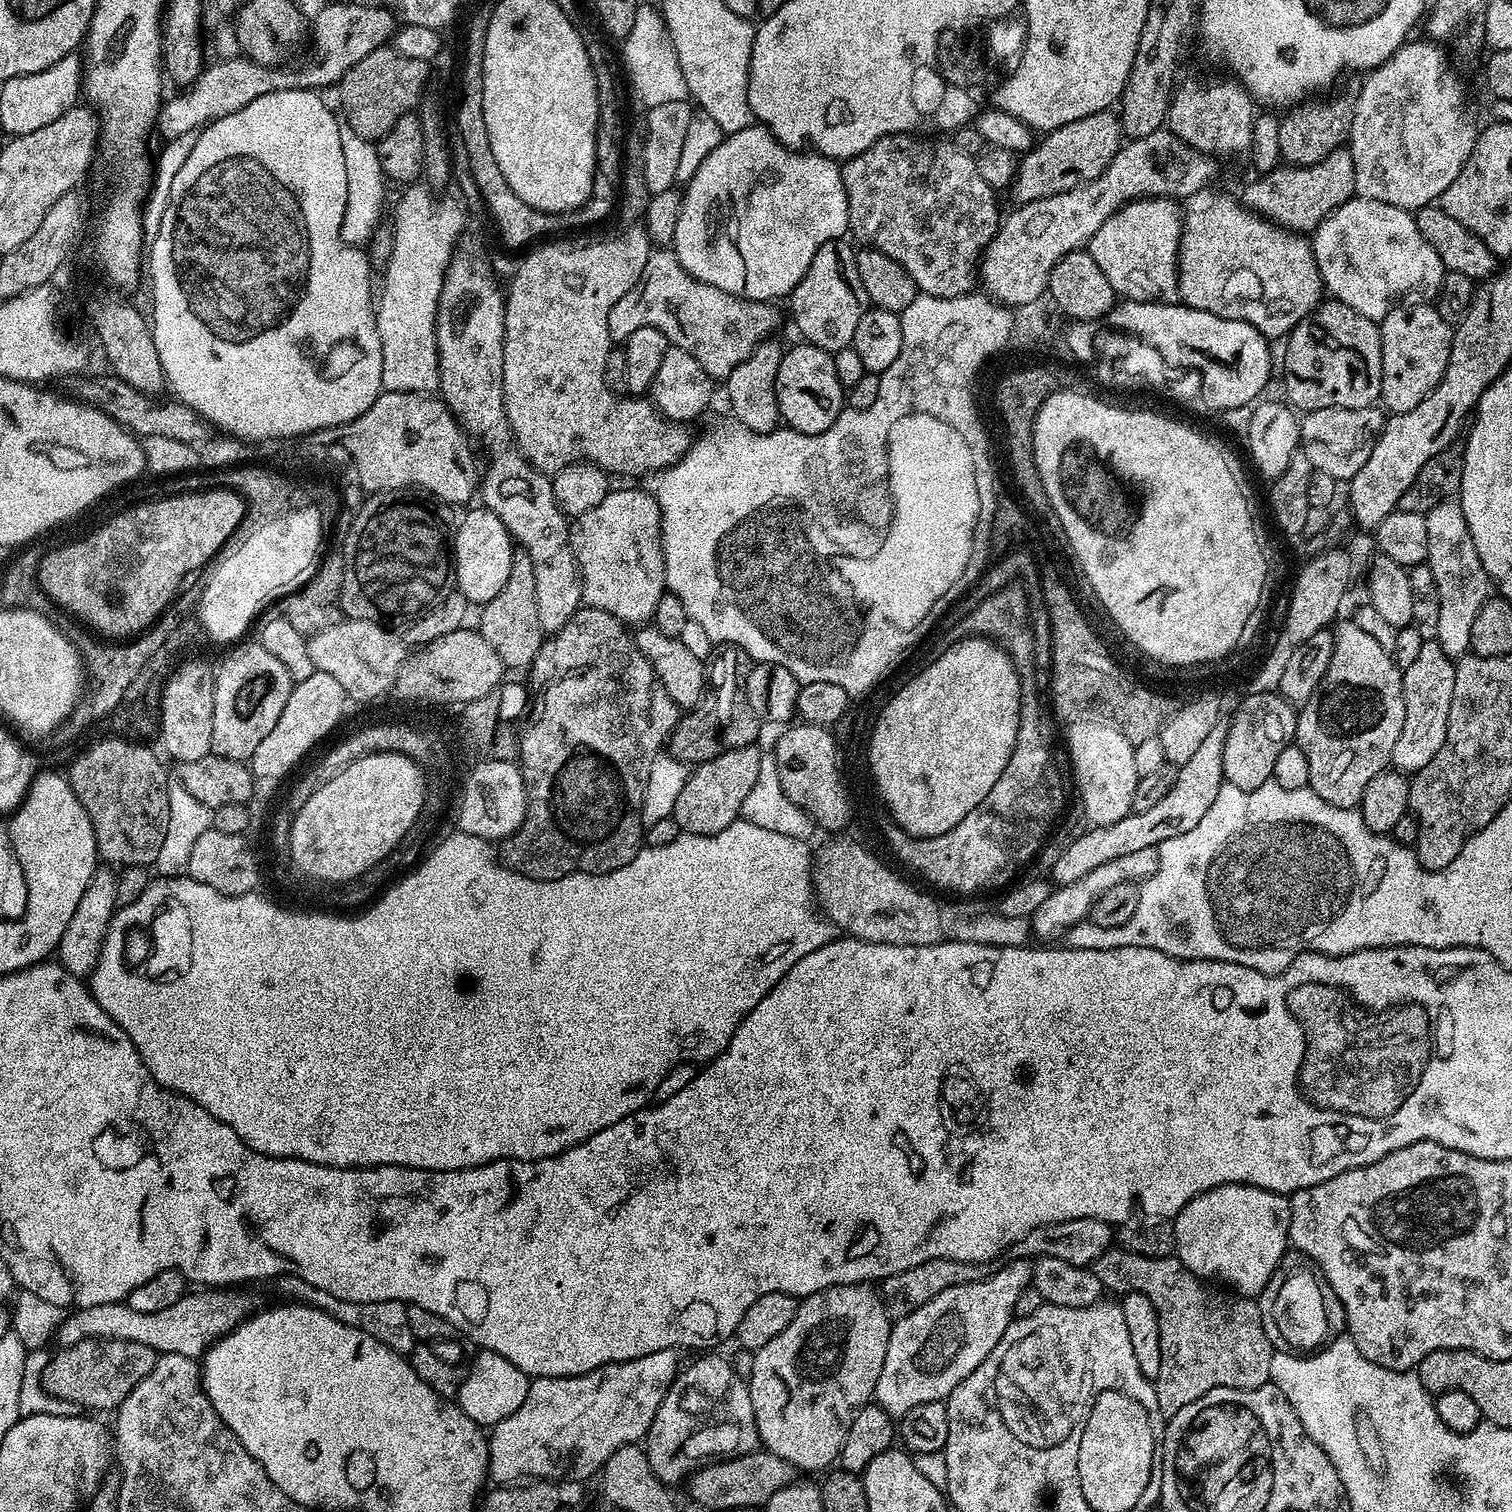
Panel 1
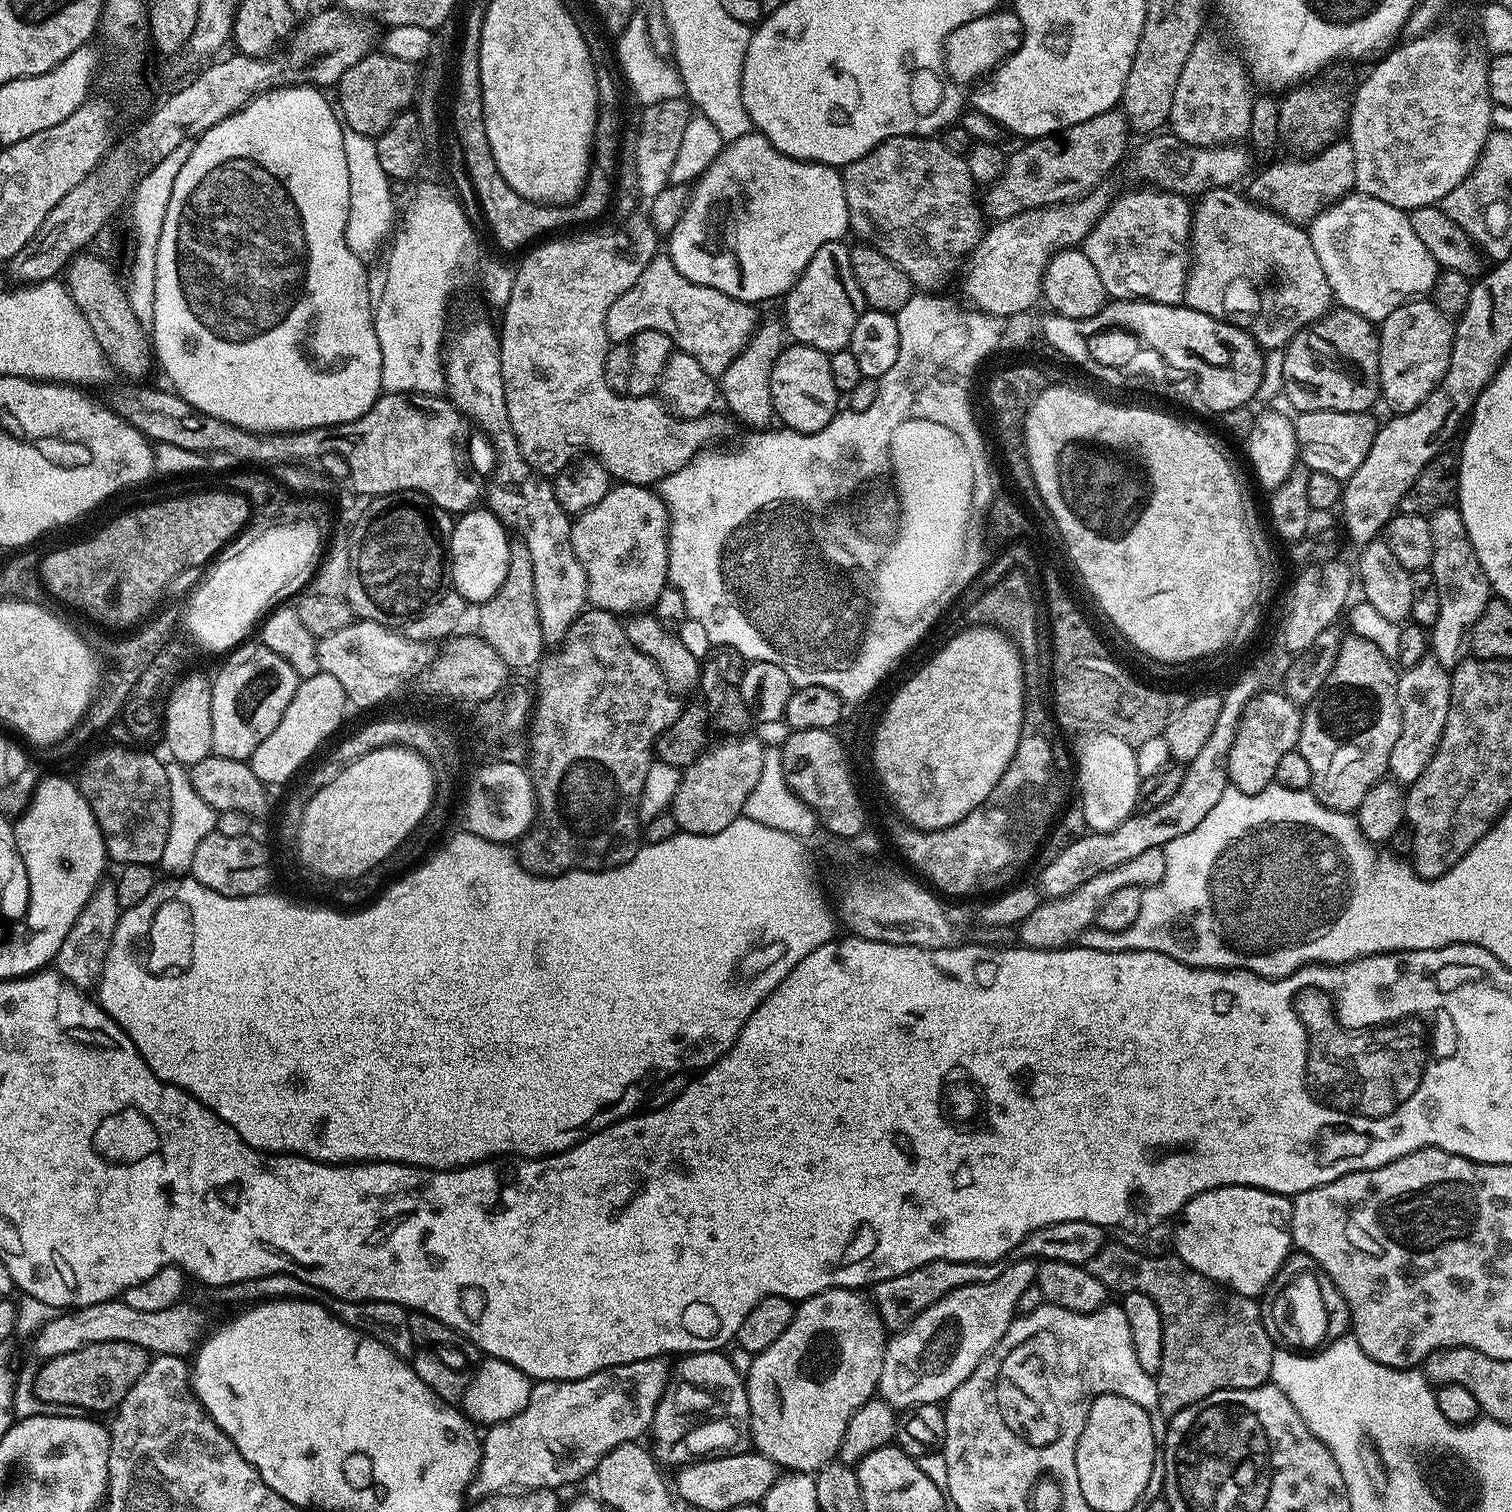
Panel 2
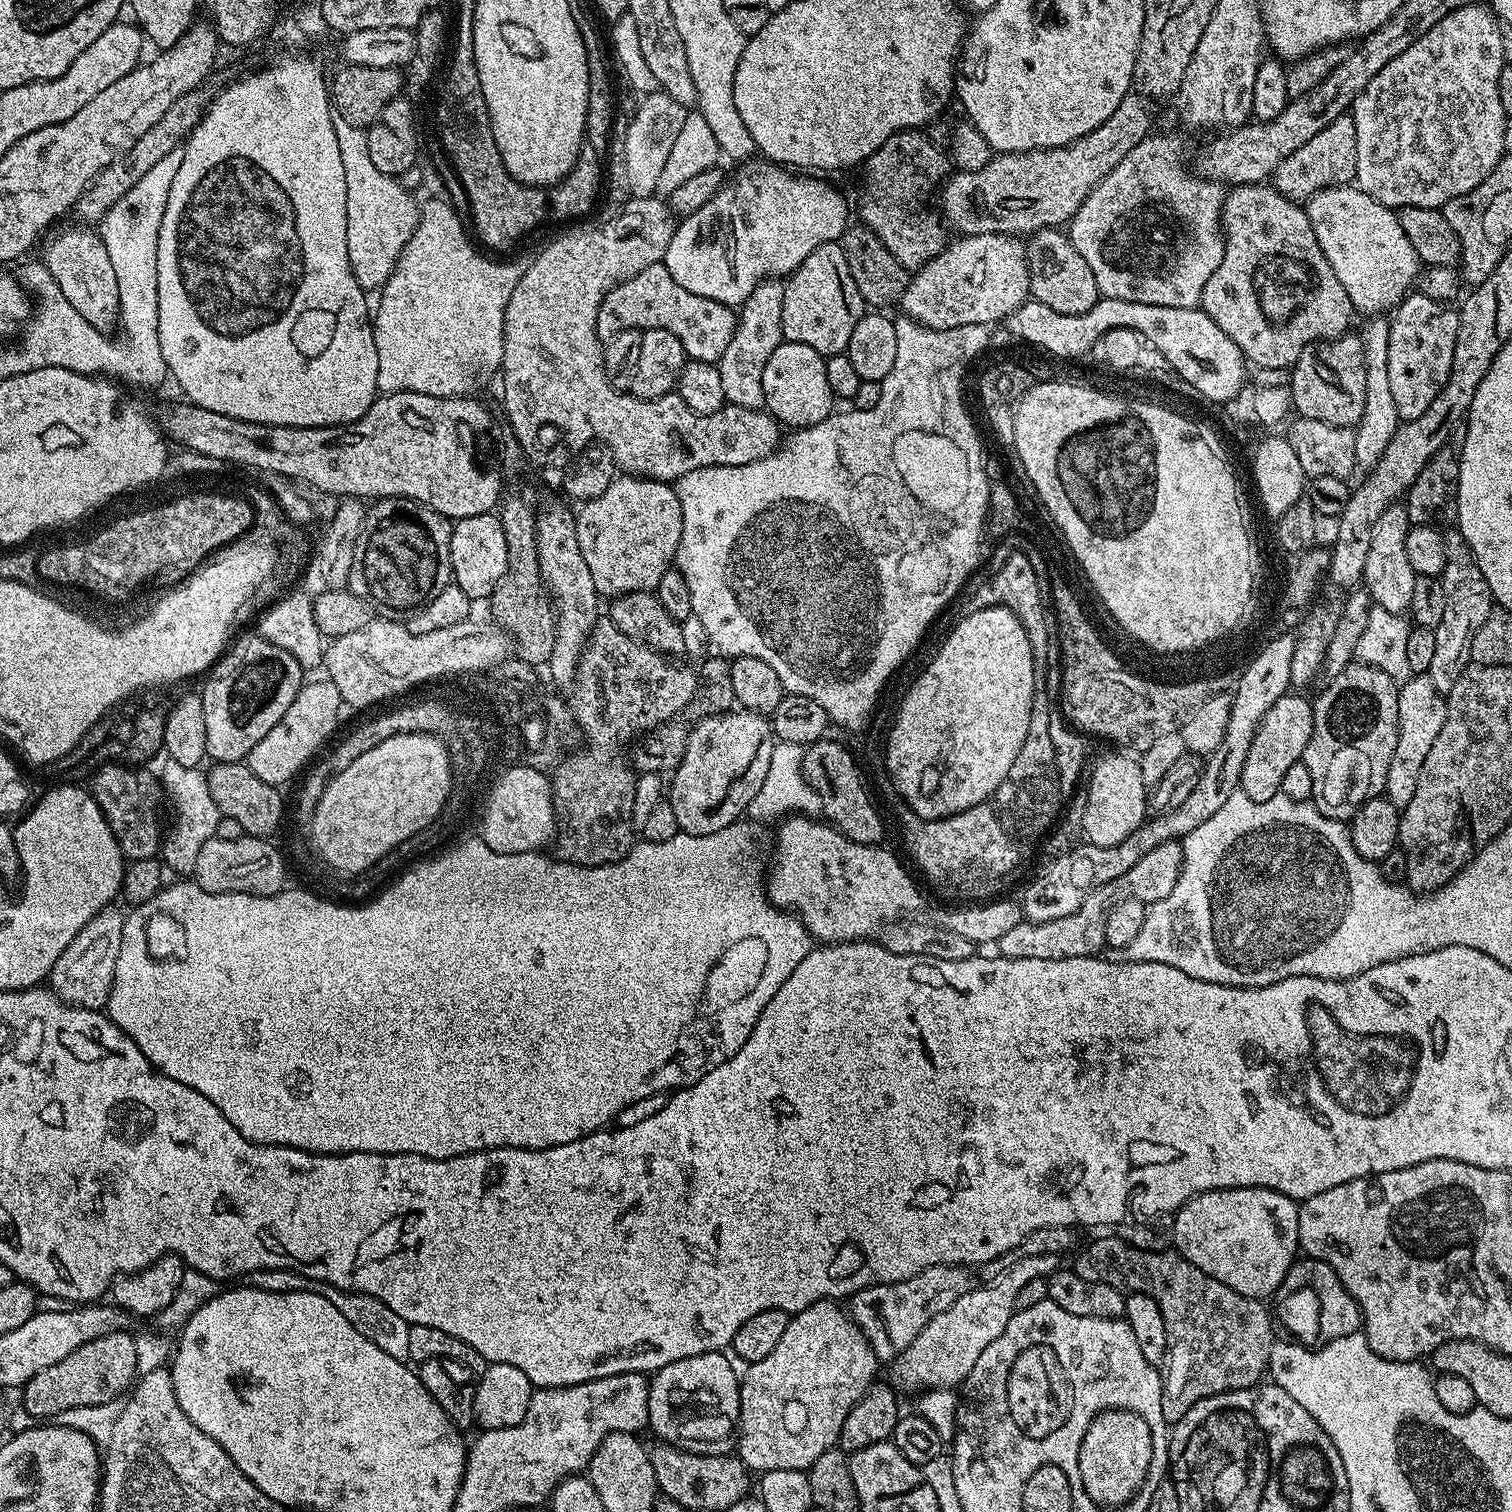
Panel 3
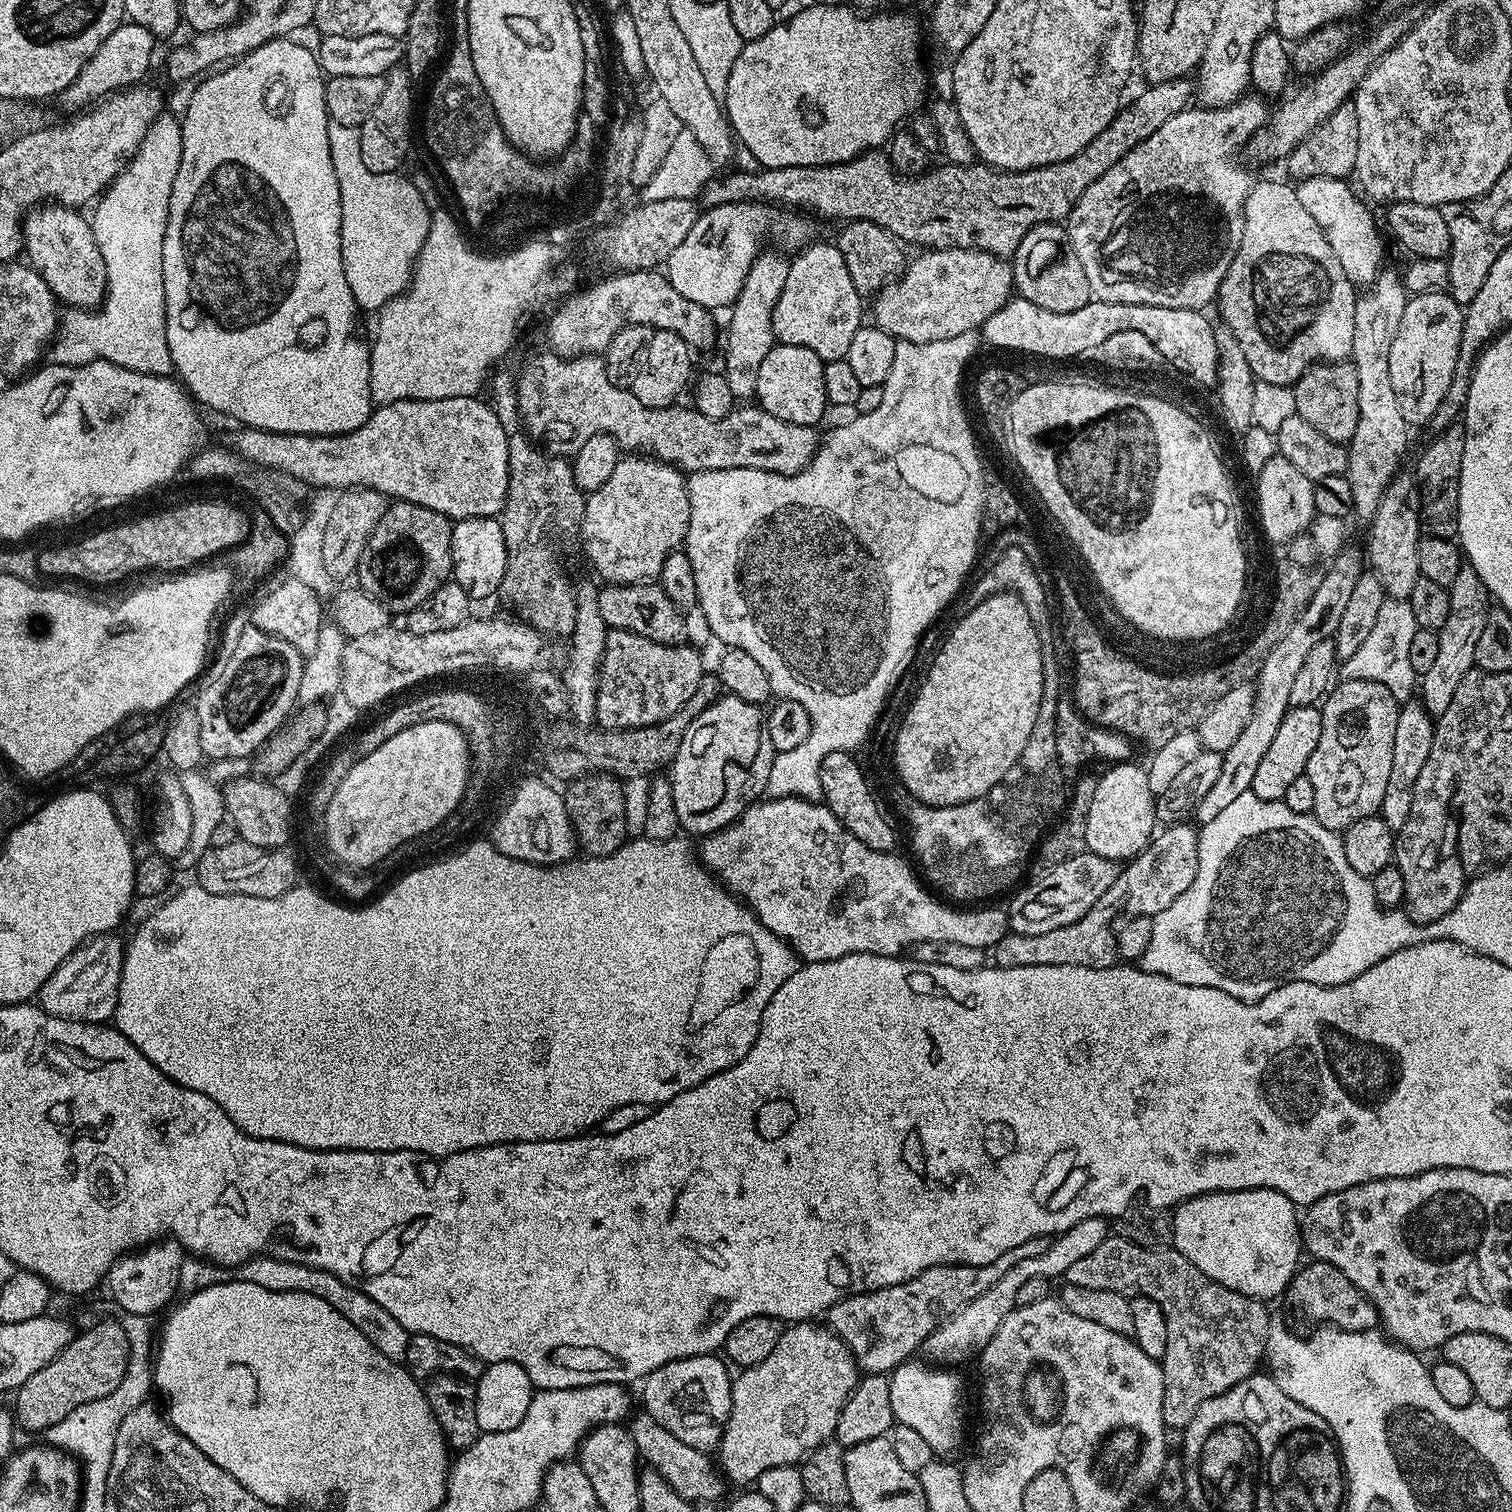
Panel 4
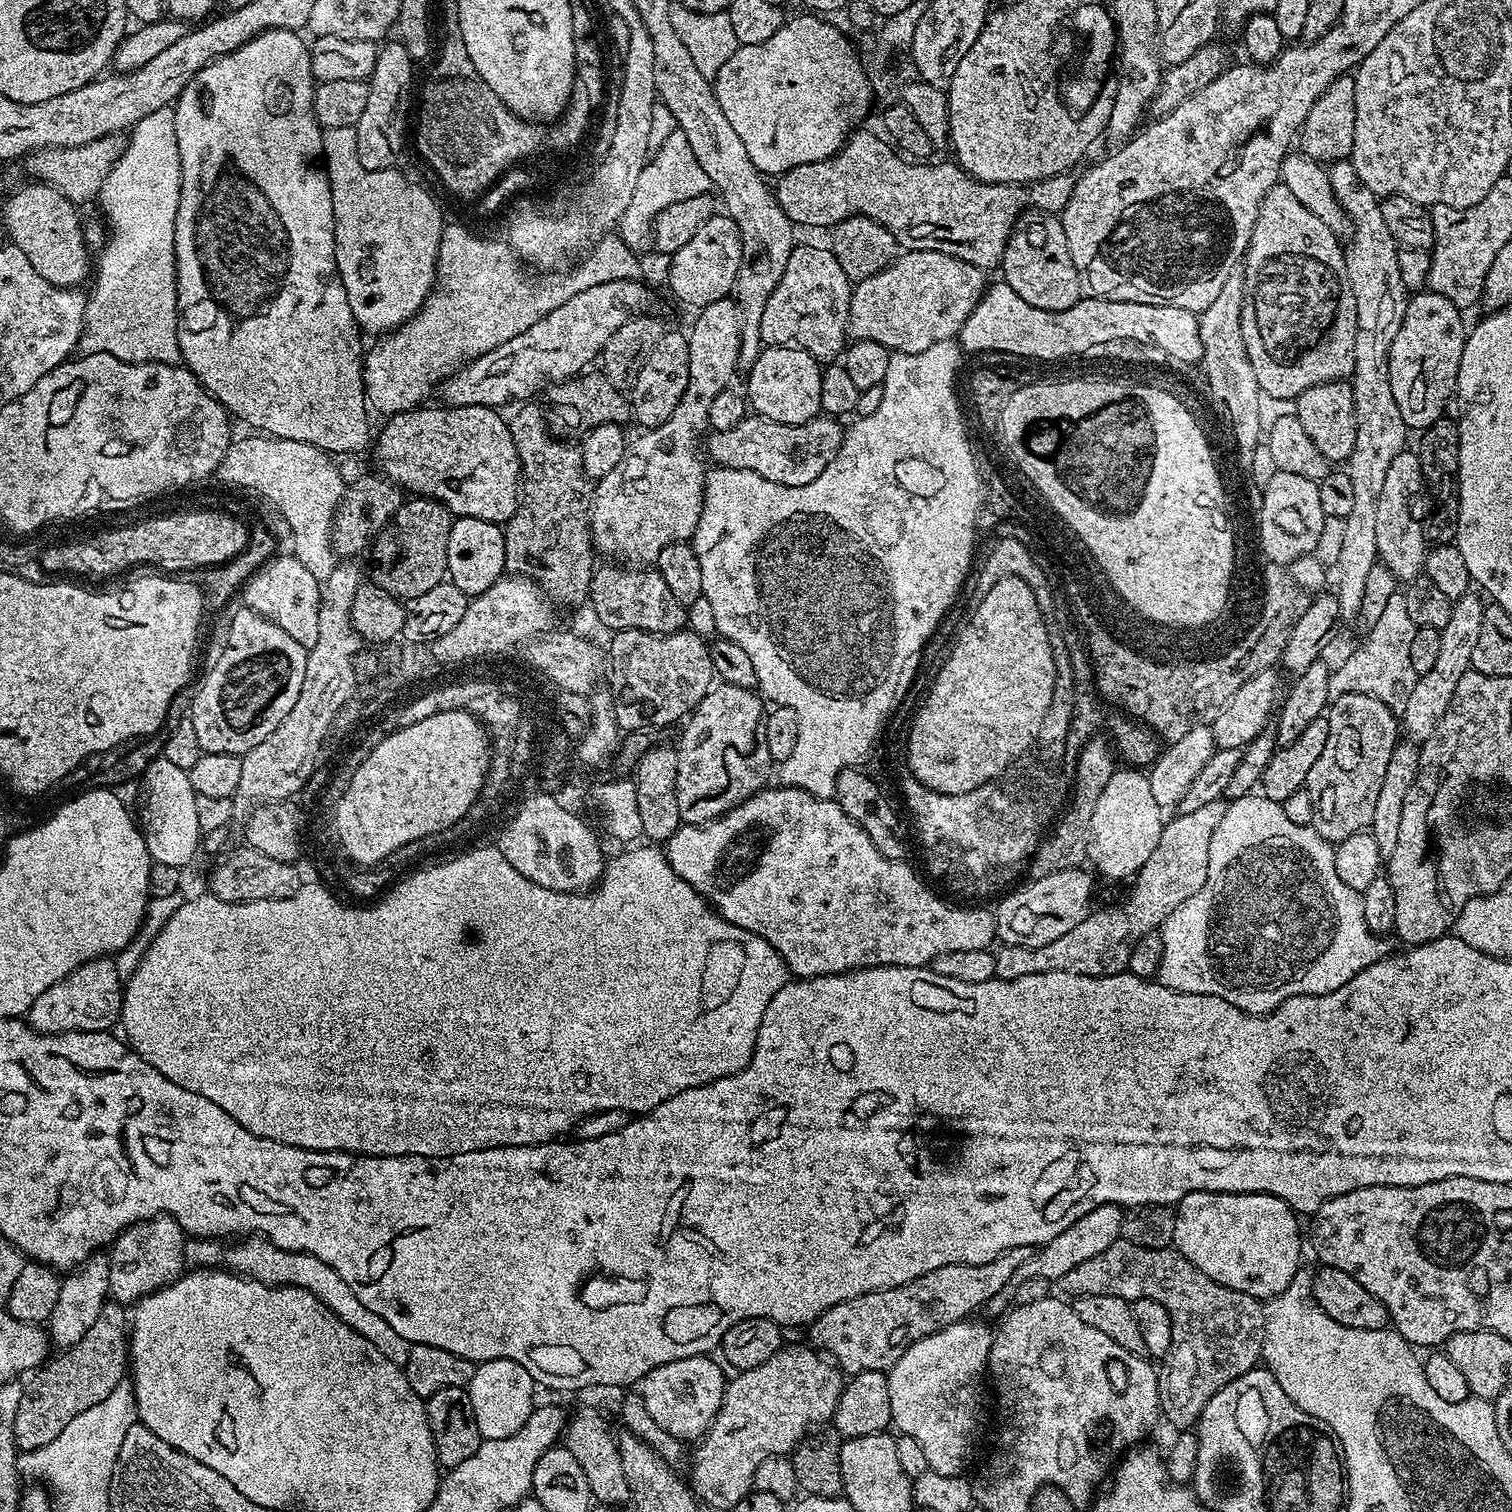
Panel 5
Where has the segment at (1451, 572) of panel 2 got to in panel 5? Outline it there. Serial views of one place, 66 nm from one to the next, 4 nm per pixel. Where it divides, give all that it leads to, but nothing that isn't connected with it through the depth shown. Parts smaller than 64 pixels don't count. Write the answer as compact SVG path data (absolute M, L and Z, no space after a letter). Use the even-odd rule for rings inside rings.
M1469 594L1455 600L1450 612L1450 622L1440 629L1442 647L1438 649L1438 662L1434 667L1419 677L1417 685L1407 699L1406 710L1402 715L1402 728L1408 731L1407 739L1412 742L1429 740L1446 710L1450 706L1450 698L1454 698L1454 689L1458 686L1458 678L1466 674L1472 667L1474 646L1478 643L1478 633L1482 631L1482 614L1486 607L1475 594Z

